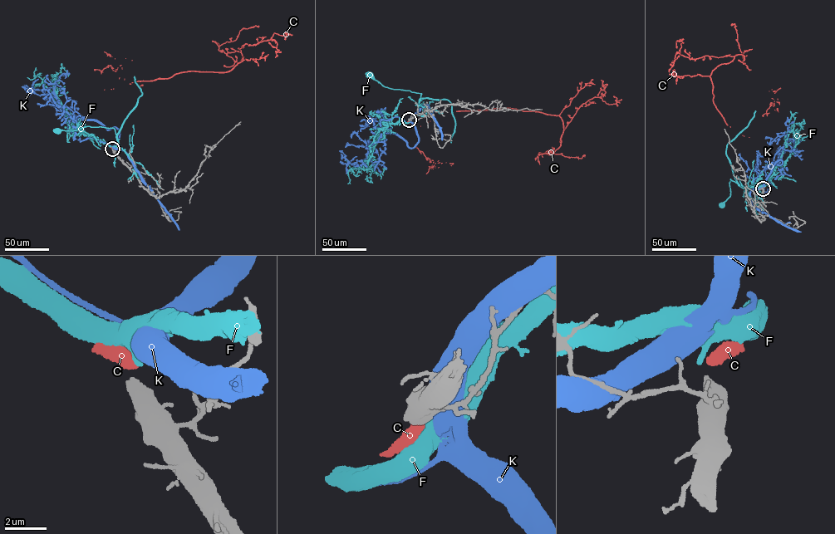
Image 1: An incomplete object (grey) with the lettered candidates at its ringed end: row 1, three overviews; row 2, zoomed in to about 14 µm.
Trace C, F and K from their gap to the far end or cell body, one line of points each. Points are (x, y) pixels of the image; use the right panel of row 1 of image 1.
C: (763, 188), (744, 135), (713, 102), (711, 72), (734, 56), (690, 59), (680, 53), (683, 42), (676, 47)
F: (763, 188), (743, 188), (730, 178), (730, 195), (721, 205)
K: (762, 187), (774, 163), (782, 163), (769, 167), (780, 160), (786, 140), (796, 144), (783, 138)

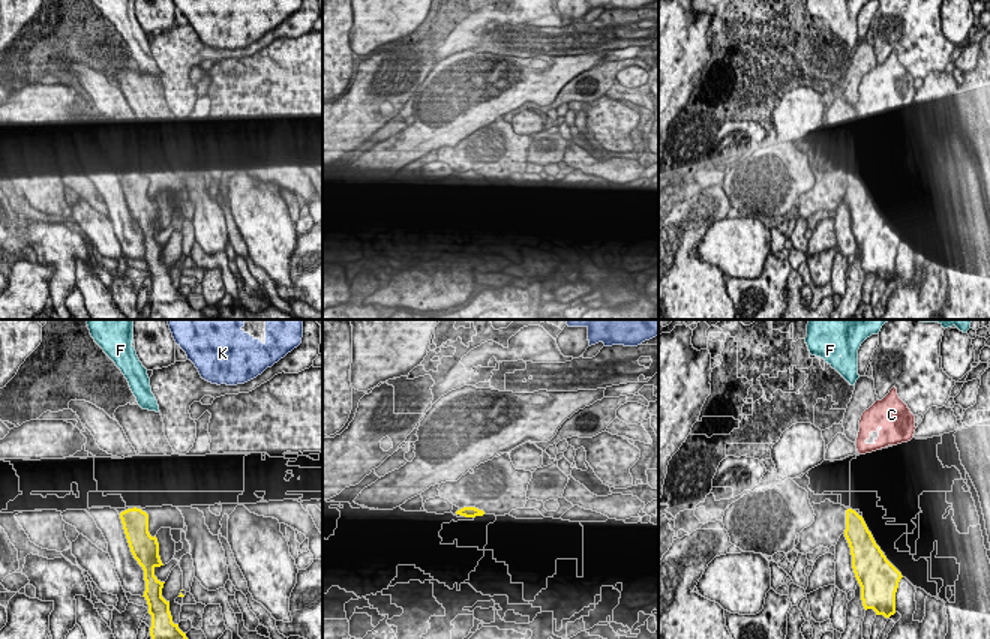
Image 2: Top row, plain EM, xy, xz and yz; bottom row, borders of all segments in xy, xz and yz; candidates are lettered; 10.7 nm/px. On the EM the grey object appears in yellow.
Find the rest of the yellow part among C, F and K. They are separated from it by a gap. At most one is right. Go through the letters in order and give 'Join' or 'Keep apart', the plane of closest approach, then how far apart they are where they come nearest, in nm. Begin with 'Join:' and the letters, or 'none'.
Join: none
C: Keep apart. Closest in yz. Distance 600 nm
F: Keep apart. Closest in xy. Distance 1050 nm
K: Keep apart. Closest in xy. Distance 1550 nm

